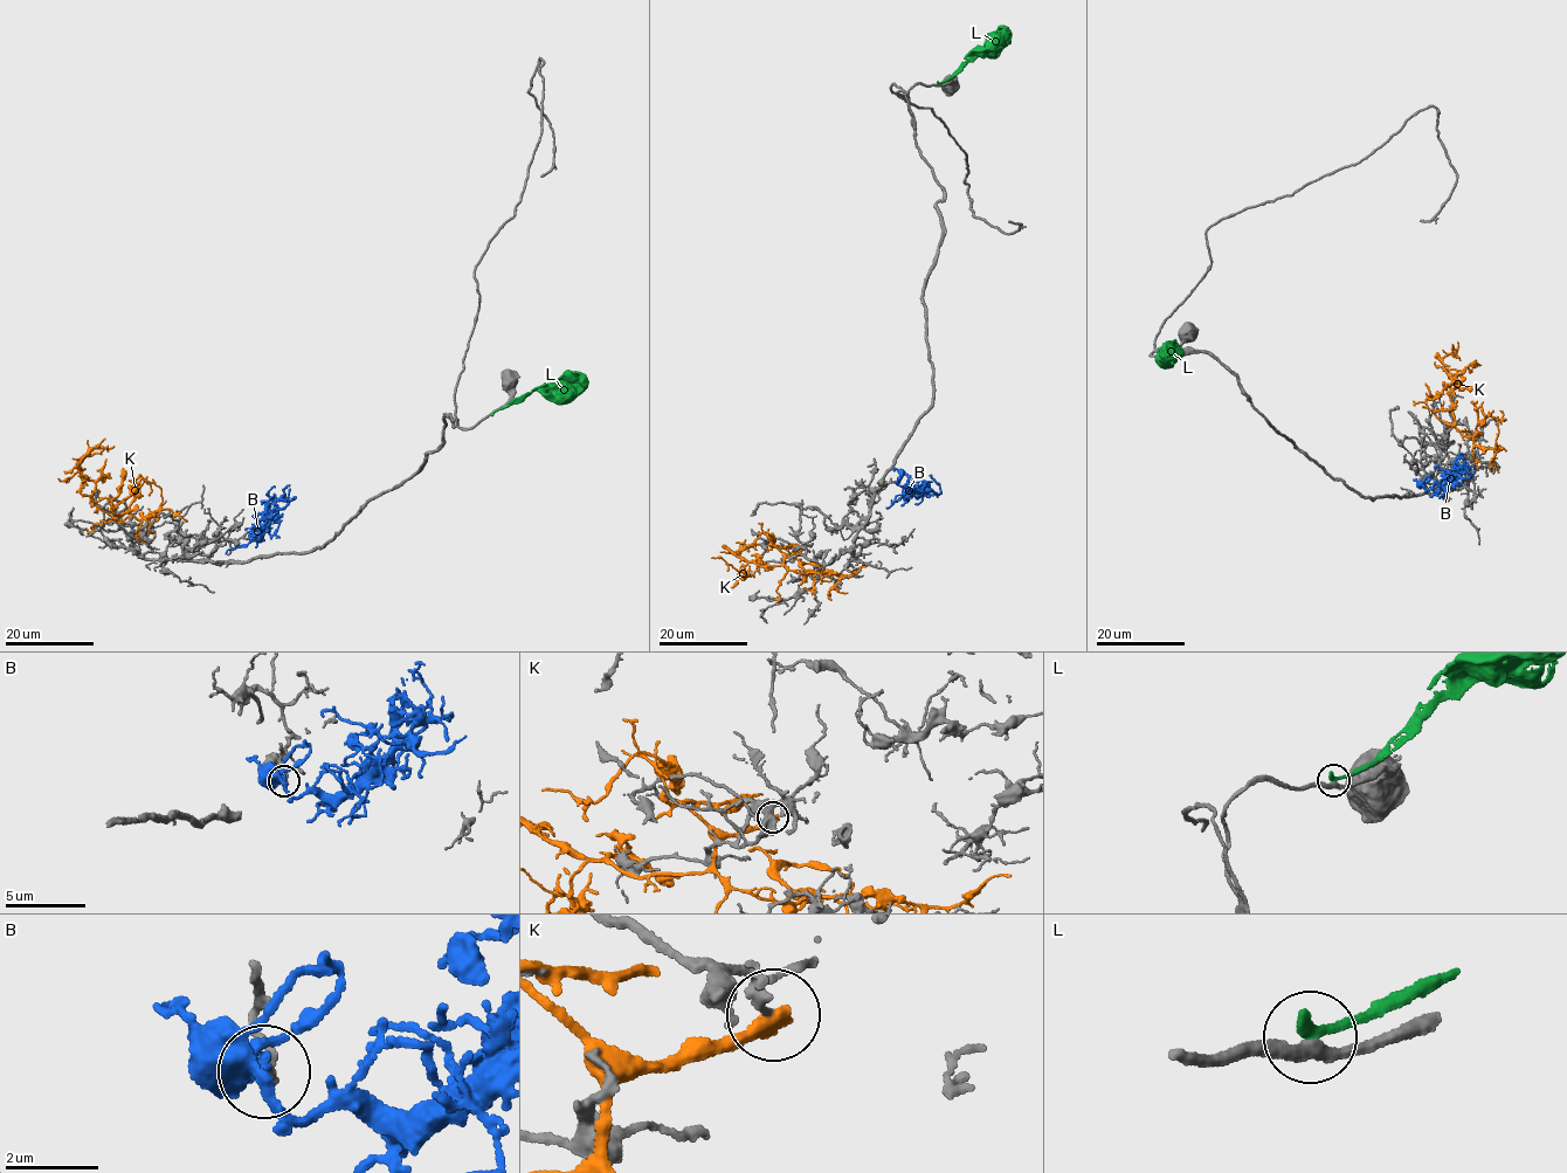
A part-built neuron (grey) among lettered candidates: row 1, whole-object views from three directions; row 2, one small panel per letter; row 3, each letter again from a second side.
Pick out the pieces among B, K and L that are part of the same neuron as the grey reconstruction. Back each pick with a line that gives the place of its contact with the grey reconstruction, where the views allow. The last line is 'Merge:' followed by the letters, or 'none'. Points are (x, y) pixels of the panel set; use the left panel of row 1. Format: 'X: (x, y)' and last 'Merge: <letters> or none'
Merge: none

